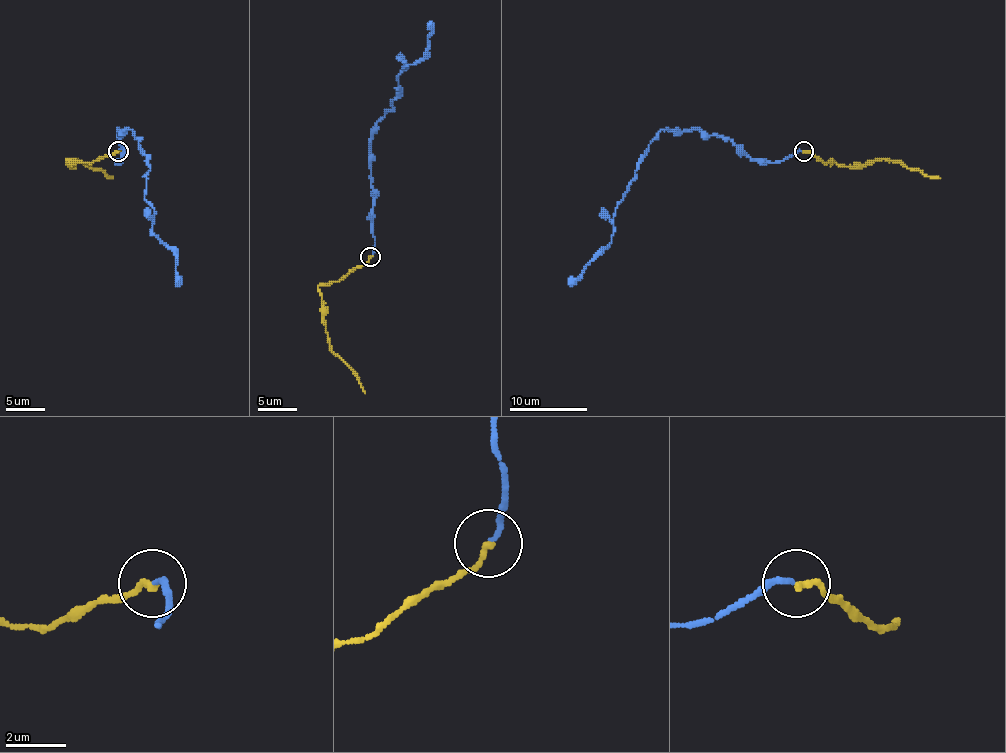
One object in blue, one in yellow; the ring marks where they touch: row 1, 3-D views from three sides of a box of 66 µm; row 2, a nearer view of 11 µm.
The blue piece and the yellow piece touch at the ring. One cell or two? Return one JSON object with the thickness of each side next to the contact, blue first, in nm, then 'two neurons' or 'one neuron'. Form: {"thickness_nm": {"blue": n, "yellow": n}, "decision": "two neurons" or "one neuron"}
{"thickness_nm": {"blue": 170, "yellow": 220}, "decision": "one neuron"}

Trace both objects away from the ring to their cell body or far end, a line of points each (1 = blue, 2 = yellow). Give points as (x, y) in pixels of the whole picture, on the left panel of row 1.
1: (119, 151), (117, 129), (132, 129), (150, 164), (152, 231), (171, 249), (177, 286)
2: (119, 151), (93, 162), (66, 162), (70, 166), (76, 159), (113, 178)

